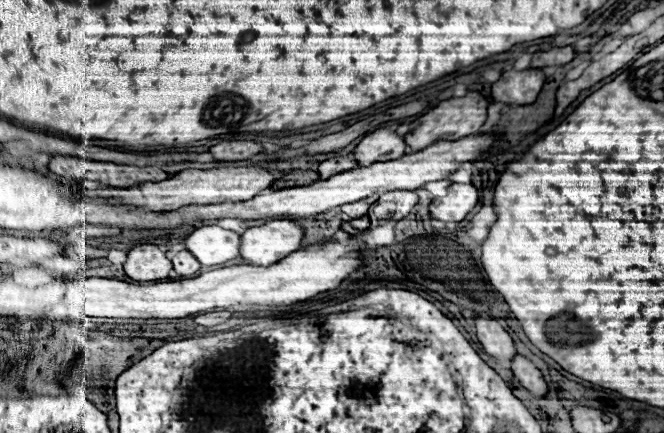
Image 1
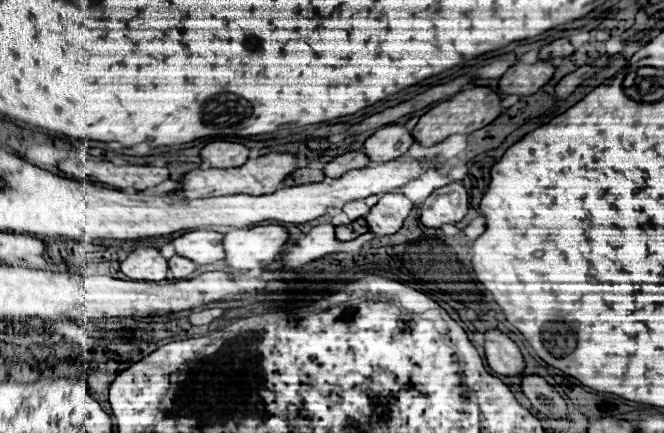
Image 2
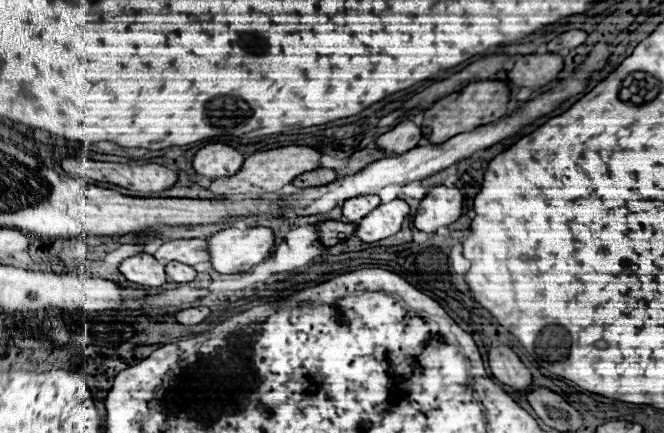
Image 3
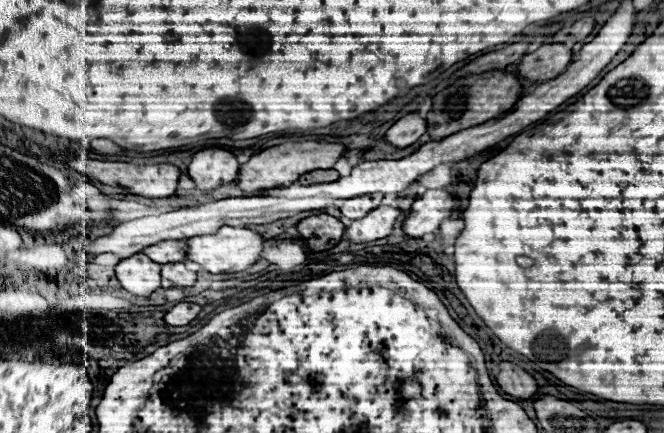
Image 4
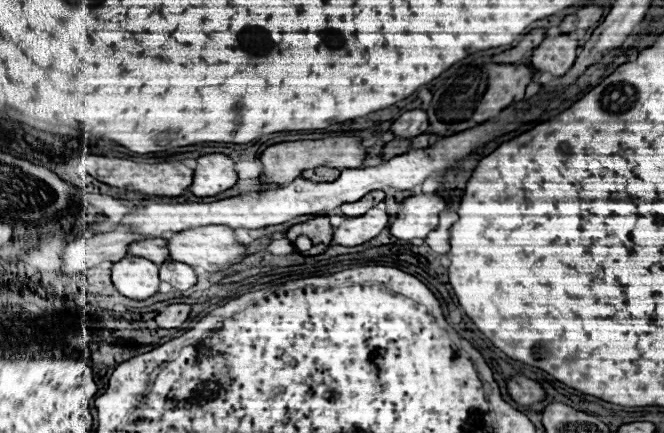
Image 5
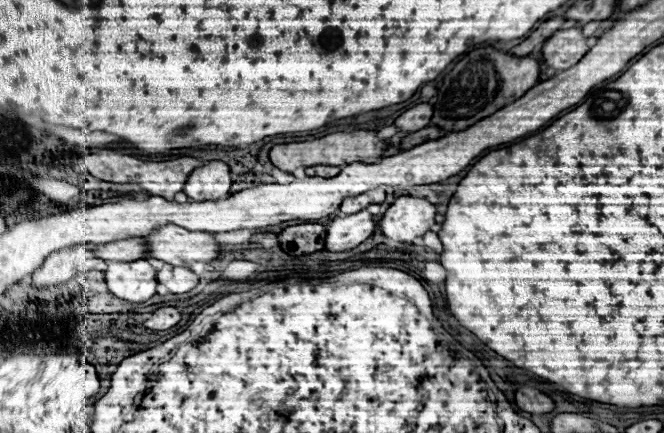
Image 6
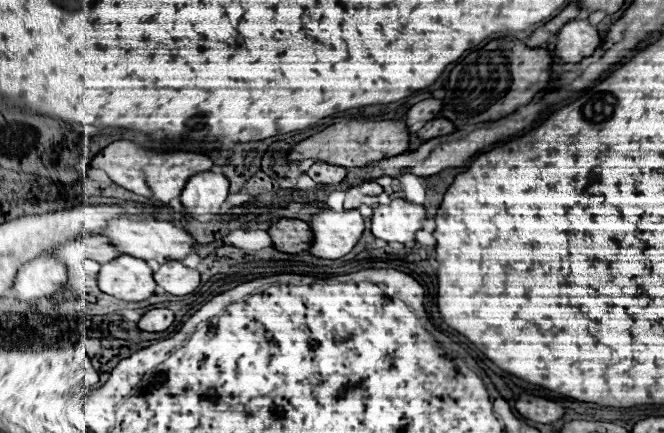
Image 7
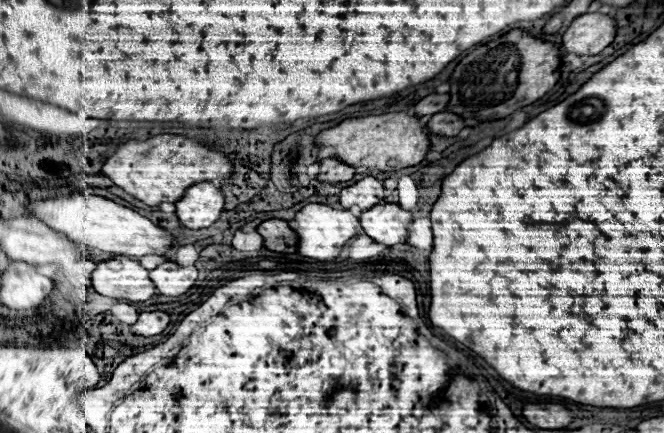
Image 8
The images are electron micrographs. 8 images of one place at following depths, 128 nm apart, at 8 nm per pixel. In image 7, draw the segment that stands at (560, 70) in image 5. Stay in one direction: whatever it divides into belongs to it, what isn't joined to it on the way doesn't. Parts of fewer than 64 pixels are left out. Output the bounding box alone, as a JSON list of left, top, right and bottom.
[554,20,600,64]

